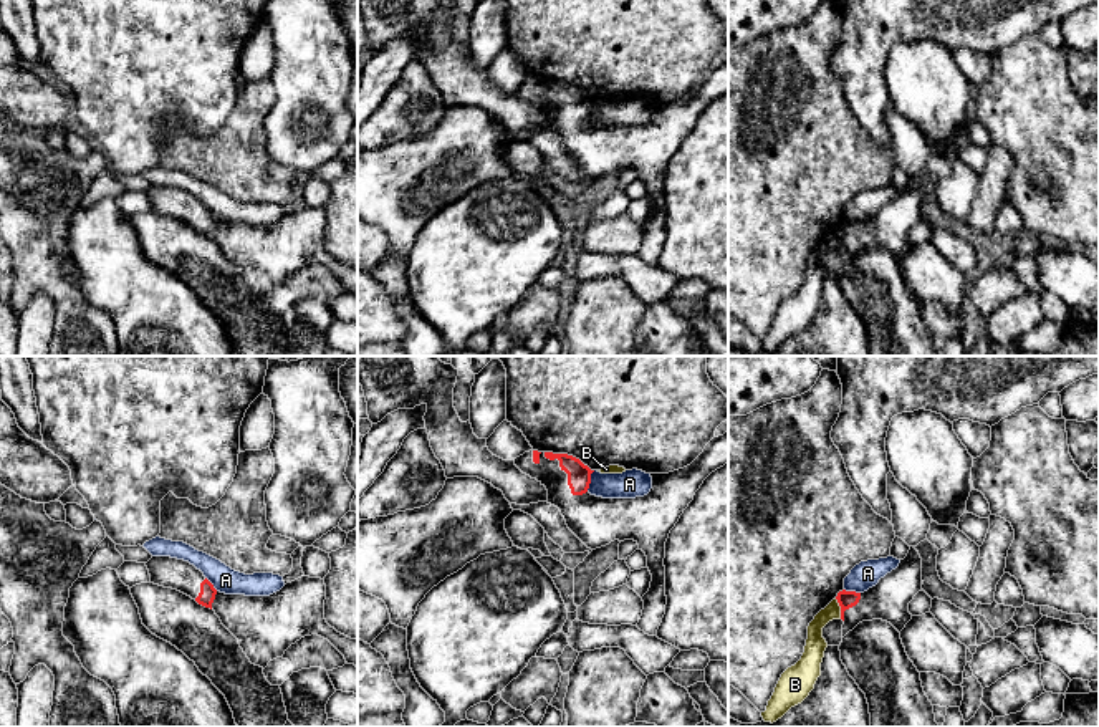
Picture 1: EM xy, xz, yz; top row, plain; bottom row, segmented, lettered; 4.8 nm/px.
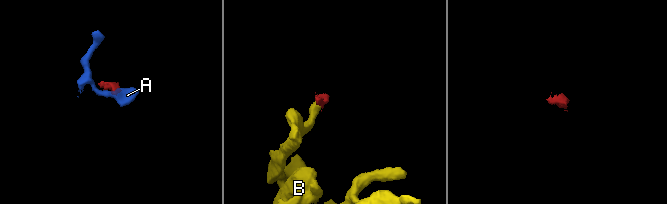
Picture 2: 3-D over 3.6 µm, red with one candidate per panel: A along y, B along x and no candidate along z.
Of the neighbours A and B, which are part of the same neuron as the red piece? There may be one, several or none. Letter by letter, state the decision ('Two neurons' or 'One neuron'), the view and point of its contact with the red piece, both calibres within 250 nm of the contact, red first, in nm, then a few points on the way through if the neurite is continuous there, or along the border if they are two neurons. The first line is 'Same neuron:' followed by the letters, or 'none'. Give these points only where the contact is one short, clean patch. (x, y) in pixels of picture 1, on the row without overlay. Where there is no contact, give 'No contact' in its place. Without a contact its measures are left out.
Same neuron: none
A: Two neurons. Touches red at xz (590, 110). Thickness 110 nm (red) against 140 nm. Boundary: xz (595, 100), (586, 120)
B: Two neurons. Touches red at yz (841, 237). Thickness 90 nm (red) against 100 nm. Boundary: yz (835, 227), (841, 247)

